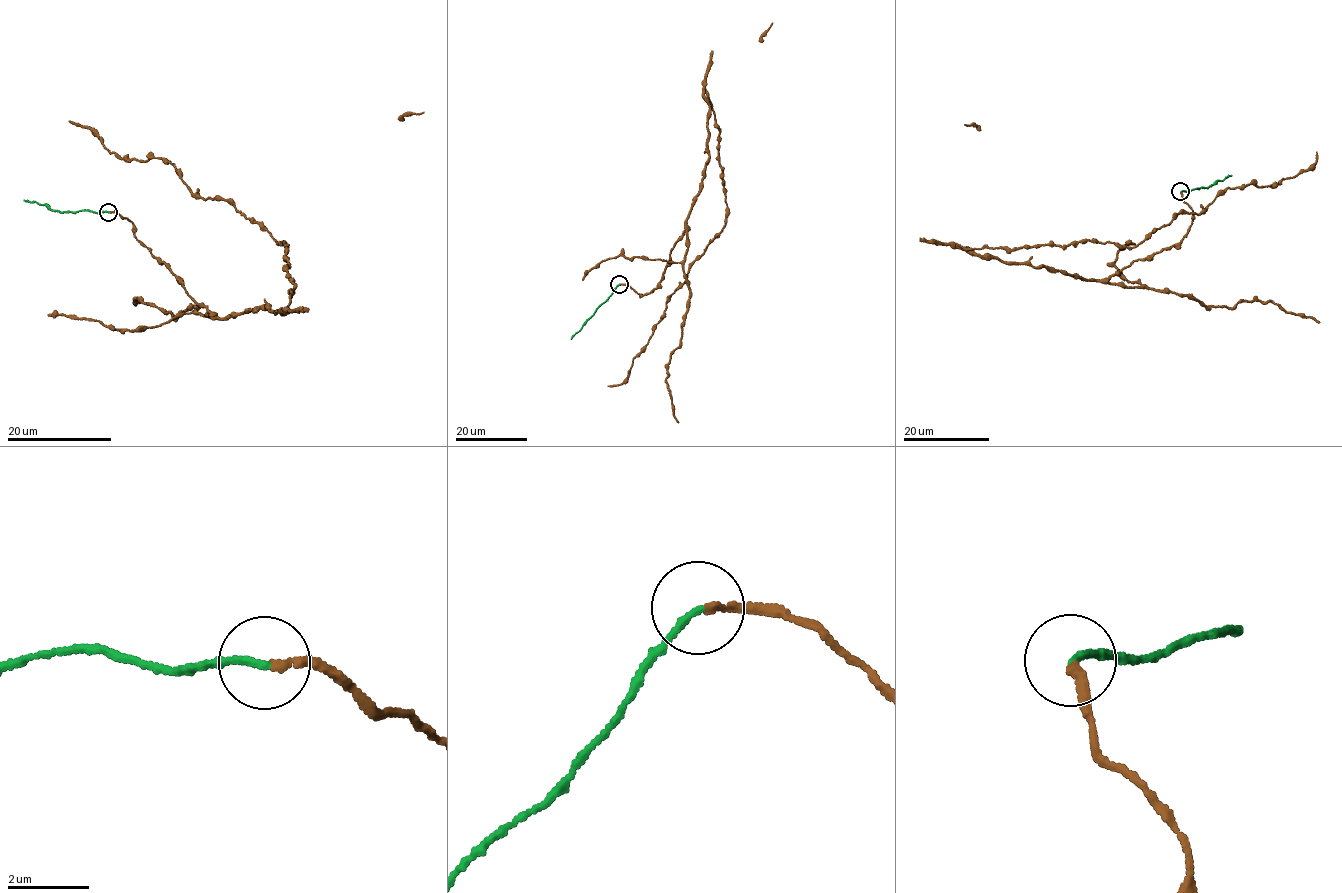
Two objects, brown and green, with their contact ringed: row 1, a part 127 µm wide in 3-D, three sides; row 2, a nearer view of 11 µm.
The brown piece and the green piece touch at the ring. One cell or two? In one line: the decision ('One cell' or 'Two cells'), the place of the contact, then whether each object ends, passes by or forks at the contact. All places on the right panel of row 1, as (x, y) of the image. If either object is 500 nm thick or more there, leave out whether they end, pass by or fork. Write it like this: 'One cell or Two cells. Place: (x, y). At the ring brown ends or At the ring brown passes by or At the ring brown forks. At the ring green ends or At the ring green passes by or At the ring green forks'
Two cells. Place: (1180, 191). At the ring brown ends. At the ring green ends

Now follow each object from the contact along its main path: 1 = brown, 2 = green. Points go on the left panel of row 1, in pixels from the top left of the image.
1: (109, 211), (215, 319), (285, 314), (284, 240), (196, 196), (167, 159), (120, 157), (69, 120)
2: (108, 211), (61, 212), (24, 200)

